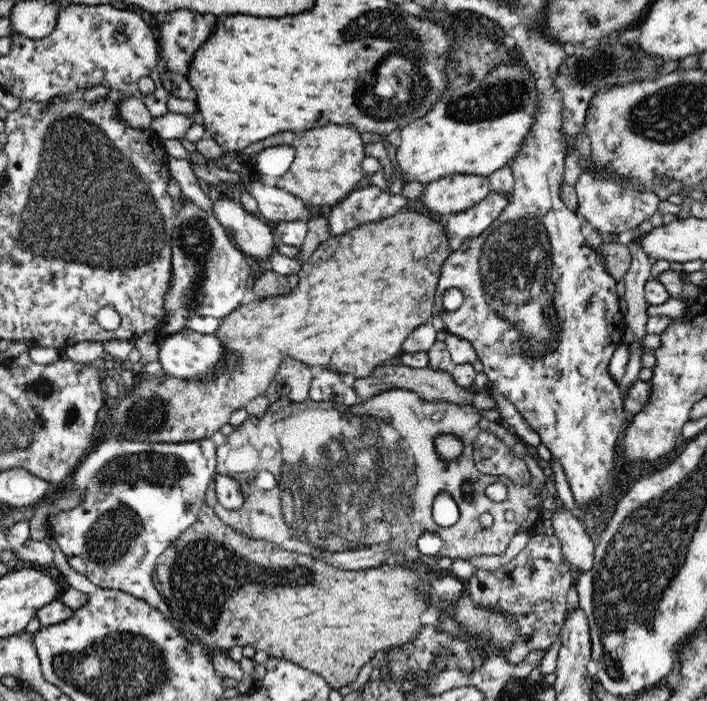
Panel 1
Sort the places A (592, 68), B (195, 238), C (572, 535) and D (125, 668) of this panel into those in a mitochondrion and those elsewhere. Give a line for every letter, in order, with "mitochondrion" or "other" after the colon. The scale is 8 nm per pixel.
A: mitochondrion
B: mitochondrion
C: other
D: mitochondrion

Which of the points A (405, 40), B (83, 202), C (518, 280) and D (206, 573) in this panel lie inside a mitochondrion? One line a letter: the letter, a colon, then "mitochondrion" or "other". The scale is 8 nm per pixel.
A: mitochondrion
B: mitochondrion
C: mitochondrion
D: mitochondrion

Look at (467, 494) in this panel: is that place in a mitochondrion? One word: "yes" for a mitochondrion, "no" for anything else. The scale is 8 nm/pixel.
no

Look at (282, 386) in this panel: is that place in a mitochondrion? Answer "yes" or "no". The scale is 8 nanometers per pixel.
no

